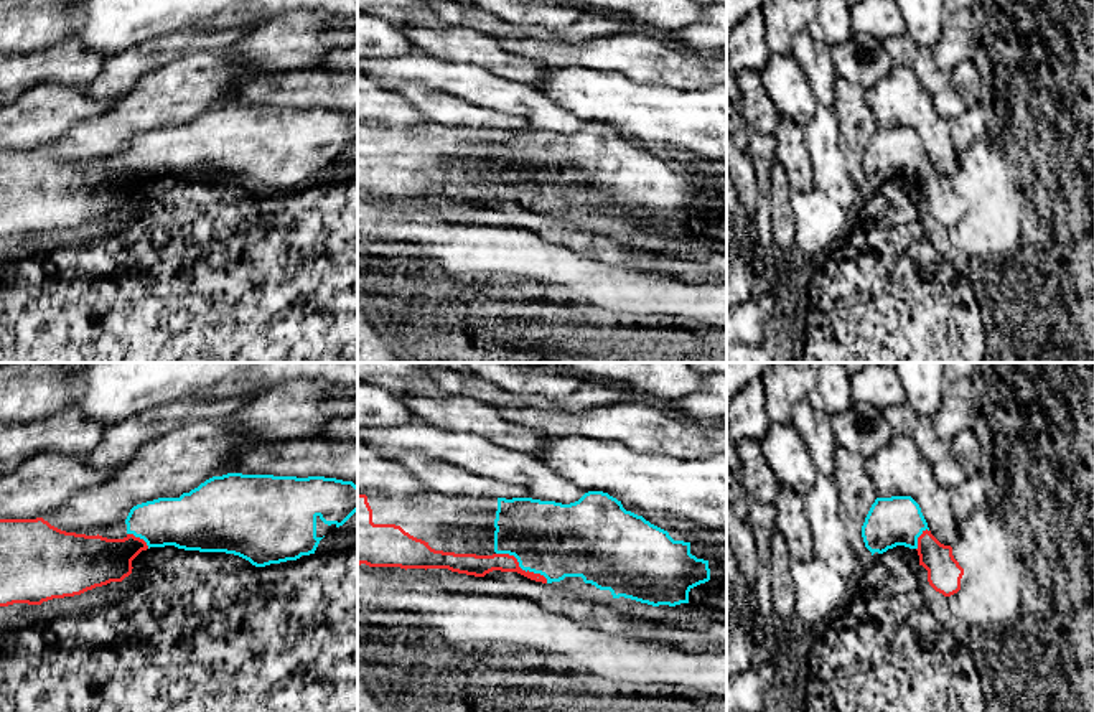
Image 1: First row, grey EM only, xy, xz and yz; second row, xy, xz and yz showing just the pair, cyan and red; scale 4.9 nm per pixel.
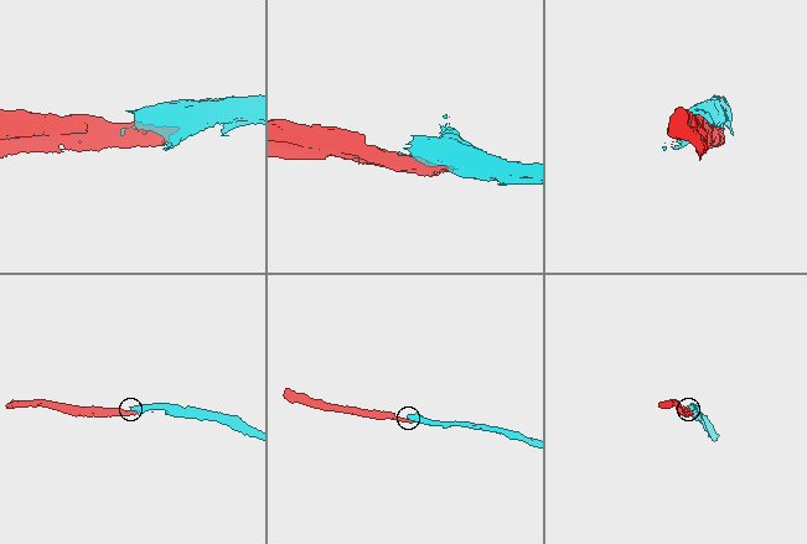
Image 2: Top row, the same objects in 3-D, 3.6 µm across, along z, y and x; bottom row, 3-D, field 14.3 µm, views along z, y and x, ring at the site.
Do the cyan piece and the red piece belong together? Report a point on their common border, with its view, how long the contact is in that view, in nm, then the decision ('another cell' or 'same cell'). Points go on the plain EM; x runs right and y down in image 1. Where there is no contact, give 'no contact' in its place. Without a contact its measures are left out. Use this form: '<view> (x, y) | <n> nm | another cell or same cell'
xz (521, 198) | 300 nm | same cell

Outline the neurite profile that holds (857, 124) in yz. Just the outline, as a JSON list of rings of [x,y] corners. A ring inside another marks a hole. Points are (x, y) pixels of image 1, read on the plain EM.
[[[837,77],[834,112],[840,129],[840,147],[847,160],[849,173],[865,198],[875,191],[865,178],[862,157],[877,130],[875,117],[865,99],[865,89],[853,86],[847,79]]]

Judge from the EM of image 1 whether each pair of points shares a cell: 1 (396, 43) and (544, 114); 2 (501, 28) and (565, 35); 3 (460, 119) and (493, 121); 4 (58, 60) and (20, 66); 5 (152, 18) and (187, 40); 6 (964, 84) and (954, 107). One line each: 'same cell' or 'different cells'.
1: different cells
2: same cell
3: same cell
4: same cell
5: different cells
6: same cell

